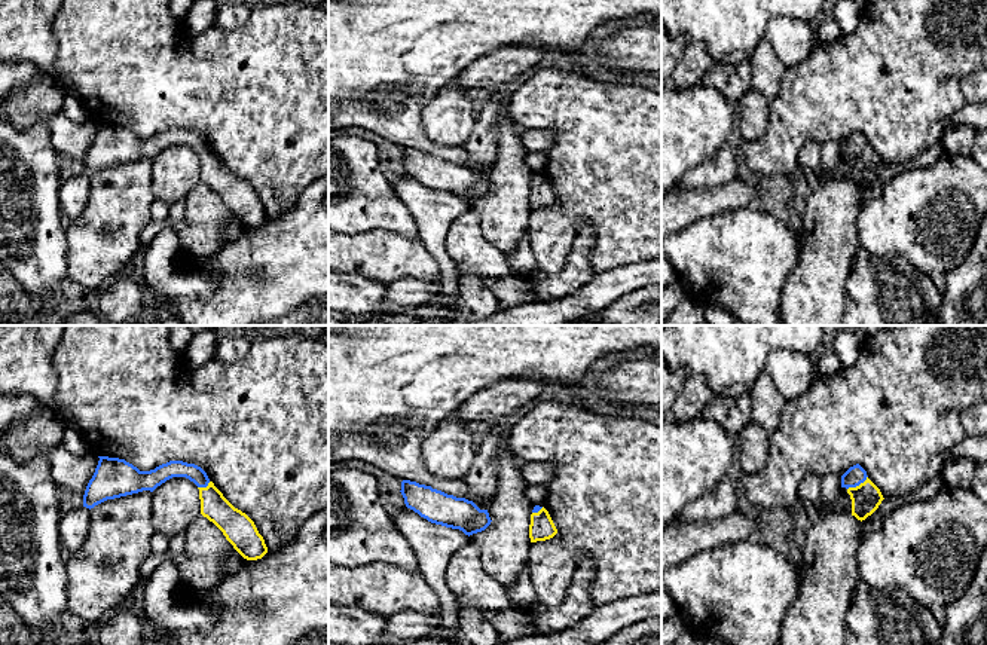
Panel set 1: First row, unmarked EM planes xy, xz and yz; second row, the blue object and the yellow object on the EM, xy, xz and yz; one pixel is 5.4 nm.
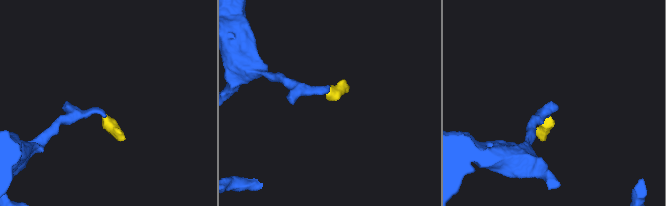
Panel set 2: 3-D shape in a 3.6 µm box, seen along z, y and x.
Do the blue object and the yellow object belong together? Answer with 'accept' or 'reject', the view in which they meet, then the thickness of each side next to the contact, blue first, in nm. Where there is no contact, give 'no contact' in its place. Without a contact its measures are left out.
accept; meets blue in yz; 100 nm thick on the blue side, 160 nm on the other

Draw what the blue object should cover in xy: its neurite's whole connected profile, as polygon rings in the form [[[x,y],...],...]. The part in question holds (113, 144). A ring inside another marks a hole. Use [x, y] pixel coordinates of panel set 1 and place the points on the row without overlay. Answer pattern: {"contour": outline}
{"contour": [[[98,125],[95,140],[83,162],[83,174],[91,177],[107,166],[143,158],[153,159],[172,144],[186,144],[199,156],[201,181],[223,199],[244,226],[257,227],[268,220],[265,207],[254,189],[223,163],[201,134],[183,128],[169,128],[155,137],[140,138],[125,126]]]}

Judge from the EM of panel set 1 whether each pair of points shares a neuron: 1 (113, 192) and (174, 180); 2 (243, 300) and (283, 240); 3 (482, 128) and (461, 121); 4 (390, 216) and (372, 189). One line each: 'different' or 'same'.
1: different
2: same
3: different
4: same

